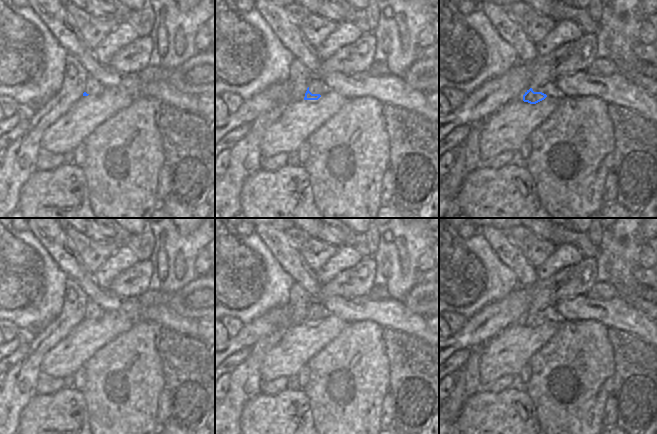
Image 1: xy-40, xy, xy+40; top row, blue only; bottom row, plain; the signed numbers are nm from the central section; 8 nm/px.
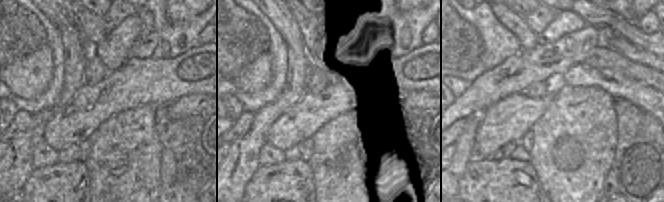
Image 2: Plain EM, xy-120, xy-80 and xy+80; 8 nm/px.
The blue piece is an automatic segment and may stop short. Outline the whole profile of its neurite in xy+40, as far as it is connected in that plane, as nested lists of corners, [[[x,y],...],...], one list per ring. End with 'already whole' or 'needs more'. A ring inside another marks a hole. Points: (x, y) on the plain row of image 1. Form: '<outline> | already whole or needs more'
[[[546,308],[544,310],[532,310],[523,319],[523,325],[530,328],[536,328],[544,324],[552,316],[558,316],[554,308]]] | needs more

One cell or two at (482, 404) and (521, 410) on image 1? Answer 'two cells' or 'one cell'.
one cell

